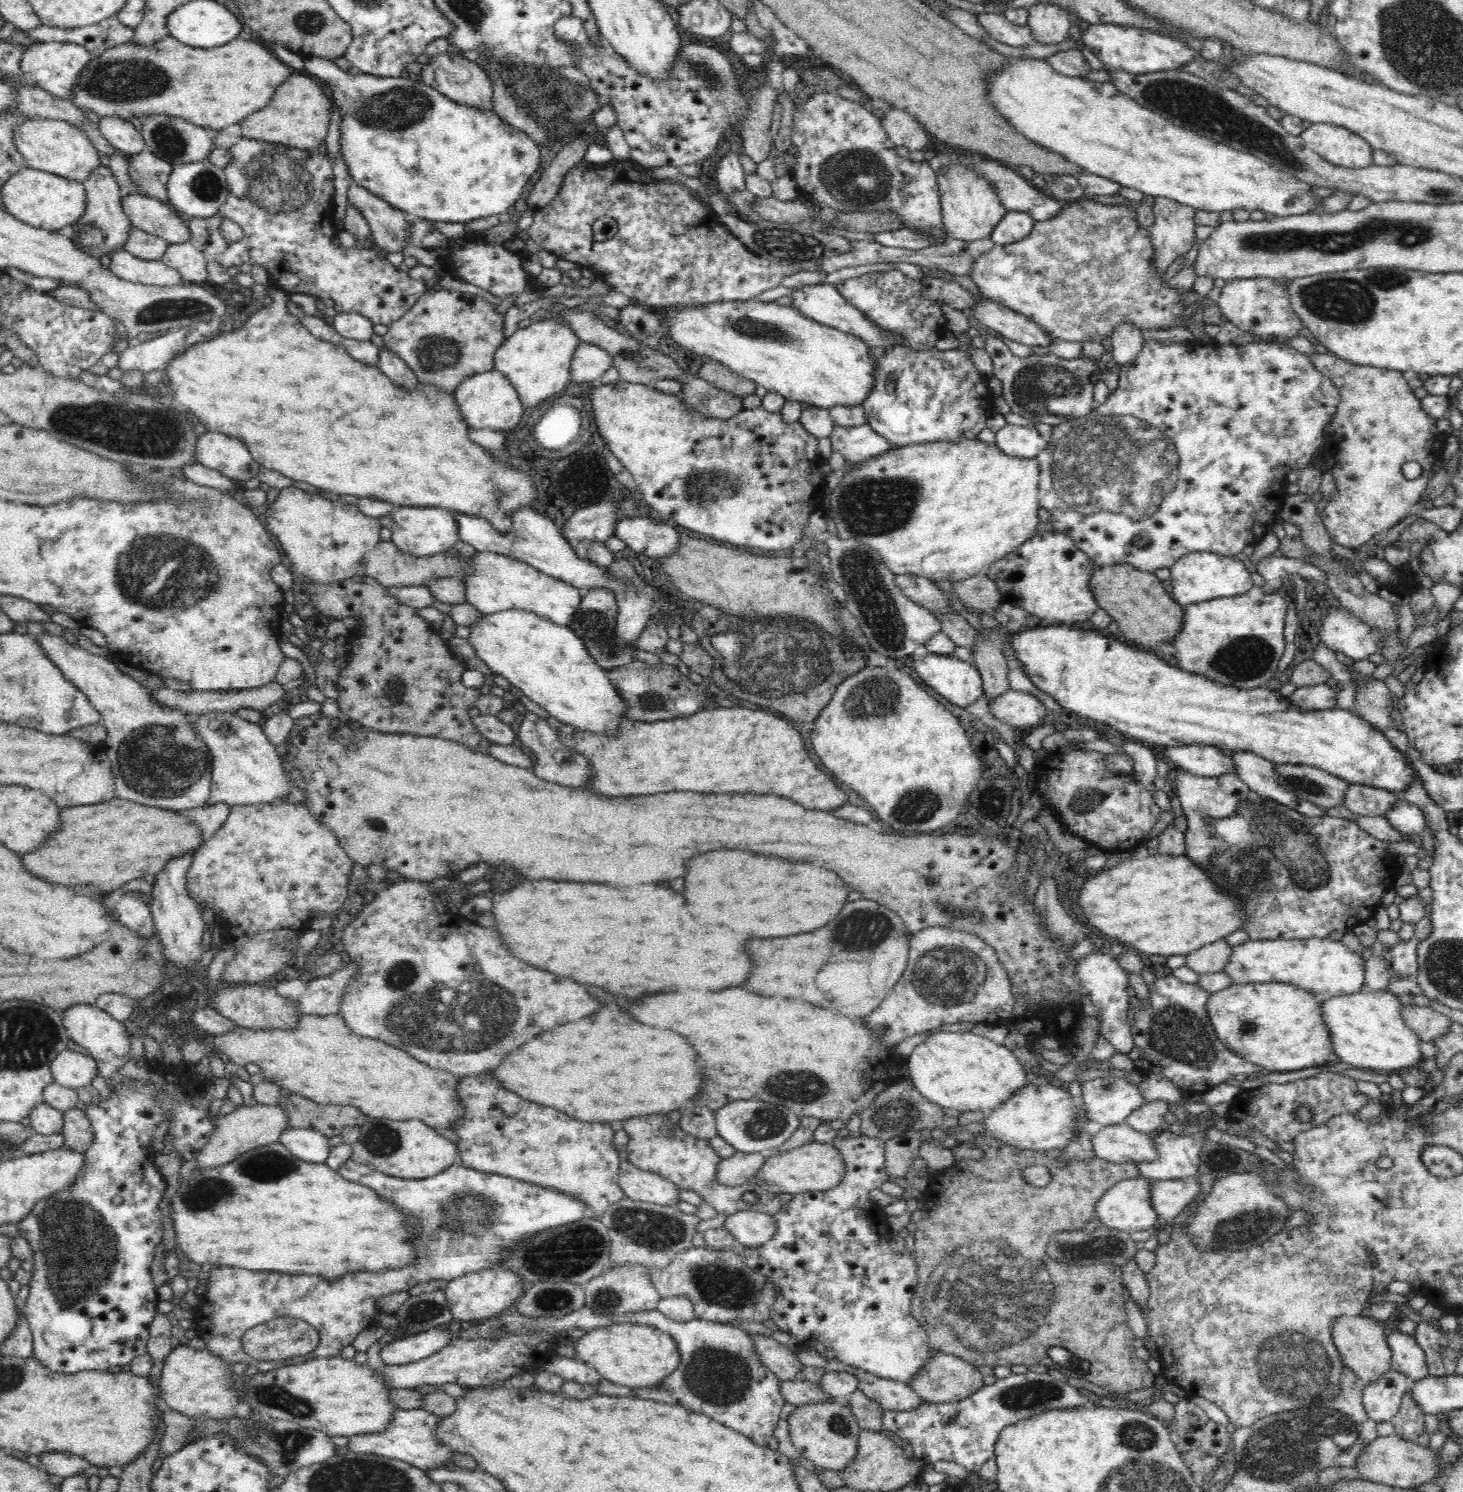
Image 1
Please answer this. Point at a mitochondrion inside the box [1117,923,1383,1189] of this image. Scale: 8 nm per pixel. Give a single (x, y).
(1175, 1033)

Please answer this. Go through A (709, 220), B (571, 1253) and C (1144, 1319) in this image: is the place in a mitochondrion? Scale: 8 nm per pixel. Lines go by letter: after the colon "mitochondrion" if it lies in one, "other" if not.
A: other
B: mitochondrion
C: other

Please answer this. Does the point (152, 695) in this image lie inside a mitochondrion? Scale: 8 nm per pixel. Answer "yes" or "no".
no

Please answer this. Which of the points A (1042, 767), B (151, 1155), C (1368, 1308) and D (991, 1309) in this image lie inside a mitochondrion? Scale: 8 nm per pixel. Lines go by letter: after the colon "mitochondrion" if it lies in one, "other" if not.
A: other
B: other
C: other
D: mitochondrion

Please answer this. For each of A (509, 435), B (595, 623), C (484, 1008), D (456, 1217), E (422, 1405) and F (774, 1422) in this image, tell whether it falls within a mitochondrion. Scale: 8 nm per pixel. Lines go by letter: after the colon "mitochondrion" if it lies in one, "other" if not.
A: other
B: mitochondrion
C: mitochondrion
D: mitochondrion
E: other
F: other

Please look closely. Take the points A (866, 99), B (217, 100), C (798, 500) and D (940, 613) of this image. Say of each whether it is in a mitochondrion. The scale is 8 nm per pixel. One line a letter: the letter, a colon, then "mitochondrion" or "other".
A: other
B: other
C: other
D: other

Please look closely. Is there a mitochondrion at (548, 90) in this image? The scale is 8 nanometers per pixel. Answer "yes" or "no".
yes

